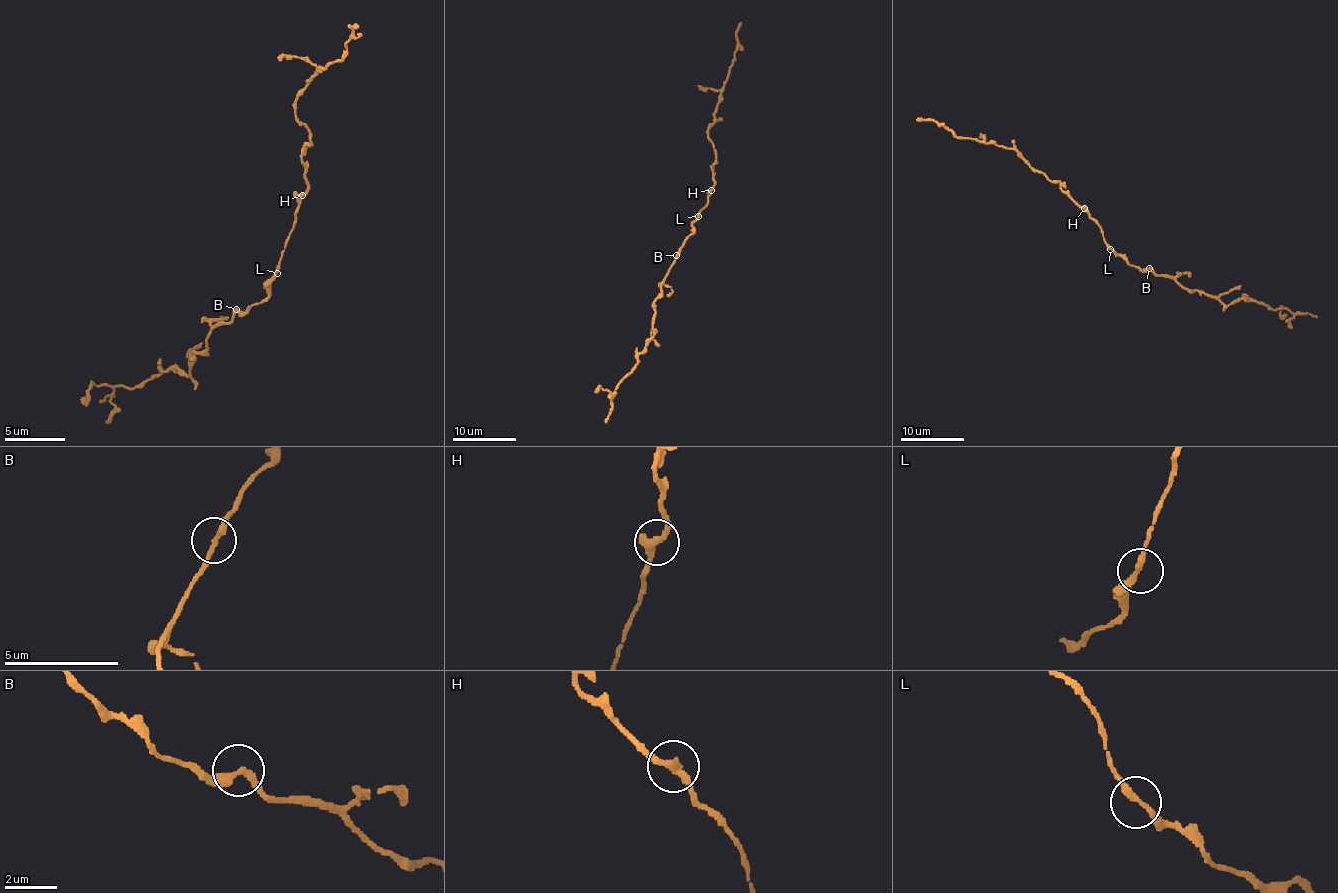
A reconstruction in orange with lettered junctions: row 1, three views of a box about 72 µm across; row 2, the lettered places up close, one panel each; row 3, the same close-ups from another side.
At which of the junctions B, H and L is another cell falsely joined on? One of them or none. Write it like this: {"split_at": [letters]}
{"split_at": []}

